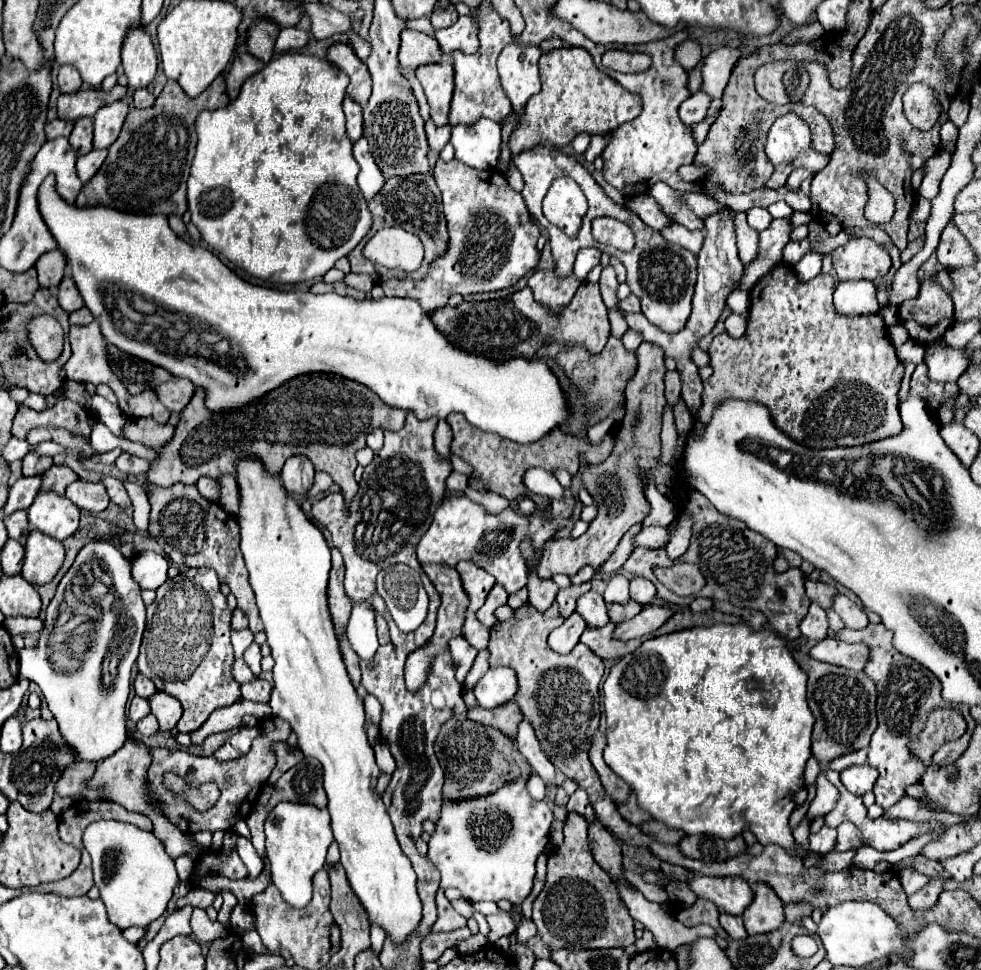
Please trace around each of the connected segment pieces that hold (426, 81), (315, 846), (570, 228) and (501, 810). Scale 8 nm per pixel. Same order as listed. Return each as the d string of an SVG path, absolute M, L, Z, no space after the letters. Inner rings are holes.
M444 58L436 64L426 64L416 68L416 78L420 80L424 94L430 104L430 116L434 124L448 124L448 110L454 92L454 62Z
M280 802L266 820L266 854L272 866L272 882L294 908L304 908L312 898L312 876L324 868L326 852L332 844L332 830L328 824L330 816L326 808L294 802Z
M556 178L550 184L542 204L544 204L544 216L552 224L562 228L572 238L578 234L588 204L576 182L572 182L570 178Z
M506 784L492 796L470 800L468 804L448 804L444 800L436 832L430 838L428 858L440 870L440 888L458 888L464 898L478 902L498 902L508 900L512 904L522 904L530 894L536 876L536 858L548 844L548 828L554 814L546 802L534 802L526 790L526 784ZM478 818L498 819L502 824L512 824L504 840L480 842L480 836L472 829Z

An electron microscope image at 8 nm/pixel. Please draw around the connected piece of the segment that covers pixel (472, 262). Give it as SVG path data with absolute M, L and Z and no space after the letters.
M438 158L432 176L442 192L444 202L444 216L448 222L448 250L438 256L426 278L422 280L386 280L382 282L386 296L408 296L420 302L422 310L426 314L432 314L438 308L444 308L448 298L456 292L462 296L476 294L476 292L496 292L514 286L526 272L530 272L538 264L538 250L536 242L540 238L540 228L532 222L528 216L528 210L524 210L524 200L518 192L514 192L504 174L500 172L476 172L468 168L466 164L460 164L458 160L444 162Z

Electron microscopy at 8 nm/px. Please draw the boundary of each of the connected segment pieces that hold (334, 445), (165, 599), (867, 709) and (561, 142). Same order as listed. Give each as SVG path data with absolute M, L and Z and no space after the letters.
M332 374L298 376L296 380L272 390L272 394L250 408L224 418L204 408L204 392L196 388L188 406L180 412L180 422L174 428L172 440L154 450L158 458L150 462L144 488L148 492L150 484L168 488L178 482L196 484L200 476L216 478L220 472L232 474L234 462L240 454L258 454L264 468L278 474L290 456L304 454L316 470L332 476L344 502L350 504L358 492L358 482L354 480L358 464L354 454L364 448L366 434L376 428L400 430L404 418L404 410L388 408L374 392L368 392L368 388Z
M188 568L176 578L168 578L156 590L156 600L146 608L146 616L146 634L140 646L138 668L150 680L180 680L164 684L164 692L178 698L184 708L184 714L178 722L180 732L198 730L216 708L230 706L240 700L240 684L230 676L230 666L234 662L230 644L232 610L226 604L226 596L220 592L220 582L212 568Z
M796 650L794 658L800 664L800 668L808 674L808 704L816 718L812 734L812 752L818 758L818 762L824 766L842 754L866 748L870 736L878 726L876 720L878 692L874 680L866 678L864 672L852 672L848 668L824 664Z
M562 46L542 54L540 76L542 90L528 100L524 116L520 116L518 128L510 136L508 146L512 154L524 152L542 142L562 148L582 132L606 134L616 130L620 124L638 118L642 112L640 96L624 90L616 80L600 72L584 48Z

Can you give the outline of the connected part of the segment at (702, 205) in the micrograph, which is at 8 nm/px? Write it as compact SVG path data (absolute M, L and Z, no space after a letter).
M692 194L692 196L680 196L694 212L696 216L706 216L708 212L716 212L716 208L724 208L722 204L716 204L712 198L704 196L704 194Z

